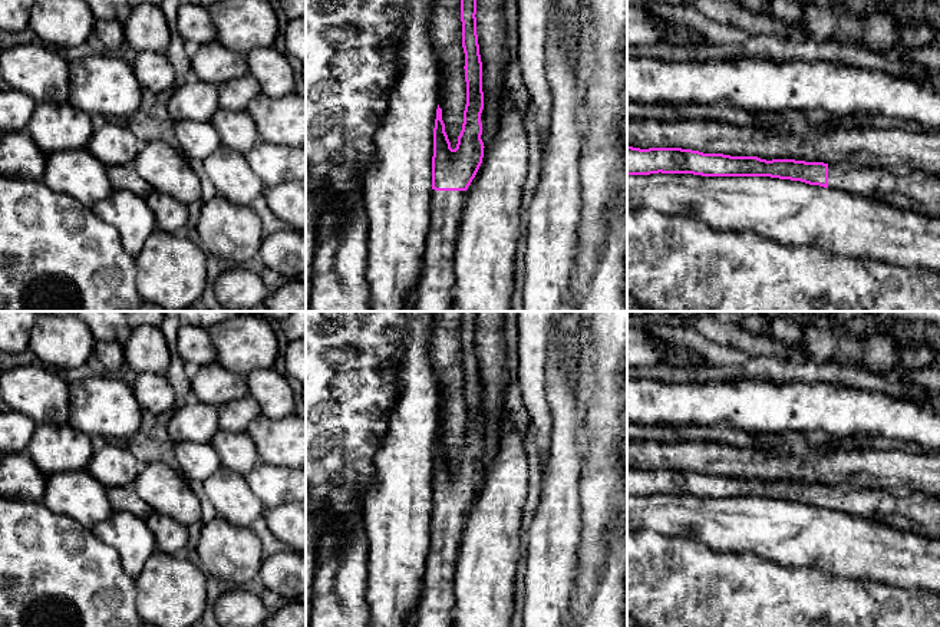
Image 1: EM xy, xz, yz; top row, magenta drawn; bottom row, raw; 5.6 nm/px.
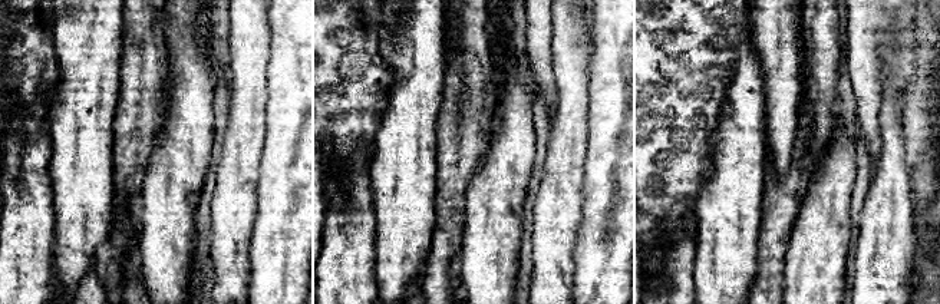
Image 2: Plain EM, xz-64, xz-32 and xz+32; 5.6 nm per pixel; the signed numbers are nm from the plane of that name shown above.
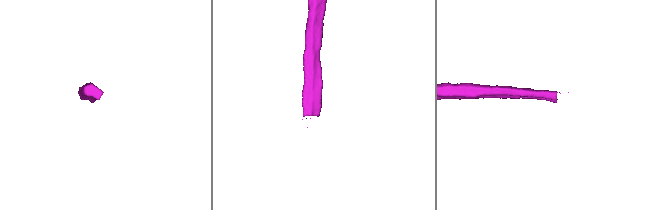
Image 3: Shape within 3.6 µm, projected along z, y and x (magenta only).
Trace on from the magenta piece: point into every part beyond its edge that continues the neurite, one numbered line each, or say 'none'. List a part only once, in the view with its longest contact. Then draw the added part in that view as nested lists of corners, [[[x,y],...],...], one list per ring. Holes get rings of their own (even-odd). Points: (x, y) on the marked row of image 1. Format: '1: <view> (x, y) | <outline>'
1: xz (435, 291) | [[[432,189],[431,227],[426,238],[423,270],[416,290],[416,311],[452,311],[455,307],[455,250],[462,222],[464,205],[465,191]]]

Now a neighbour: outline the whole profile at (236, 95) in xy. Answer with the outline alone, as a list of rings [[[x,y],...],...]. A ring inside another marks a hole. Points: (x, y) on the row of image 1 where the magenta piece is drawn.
[[[250,75],[220,85],[220,106],[228,110],[244,112],[248,103],[261,92],[258,82]]]

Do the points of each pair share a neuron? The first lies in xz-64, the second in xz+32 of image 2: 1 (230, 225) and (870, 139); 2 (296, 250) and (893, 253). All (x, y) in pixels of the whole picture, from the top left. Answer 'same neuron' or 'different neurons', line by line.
1: different neurons
2: different neurons

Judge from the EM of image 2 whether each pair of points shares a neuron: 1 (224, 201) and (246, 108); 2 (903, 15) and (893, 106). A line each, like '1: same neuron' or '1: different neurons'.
1: same neuron
2: different neurons

